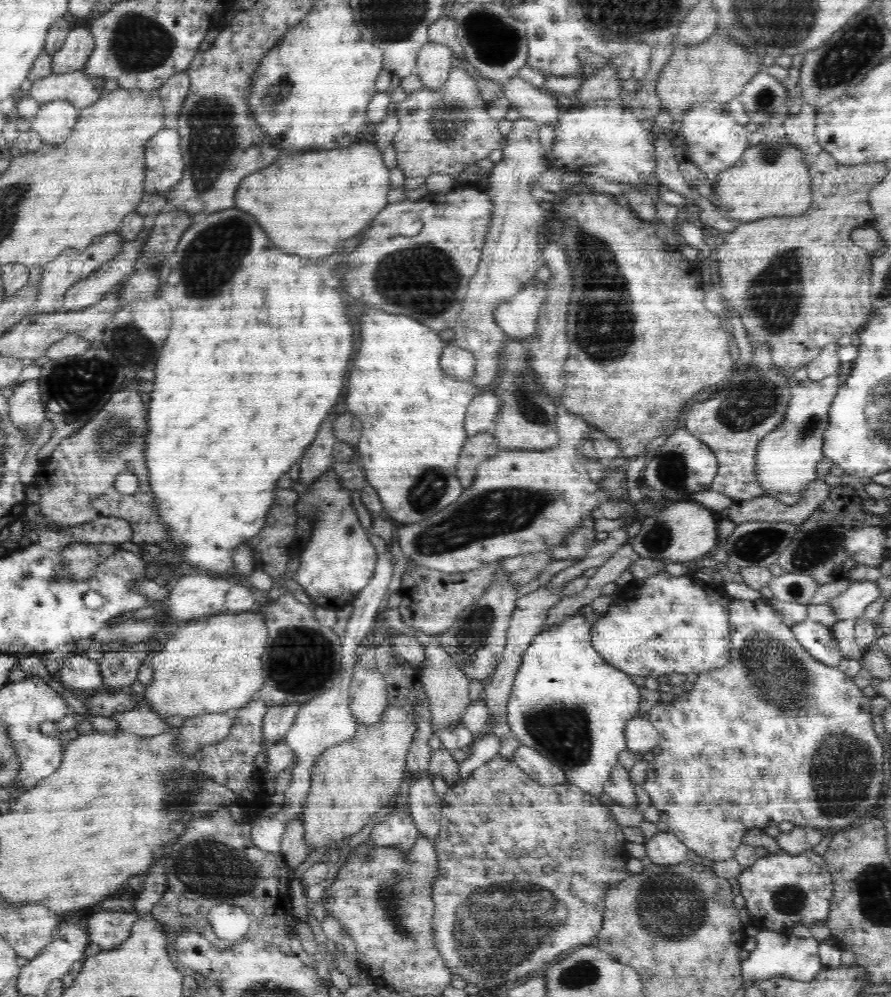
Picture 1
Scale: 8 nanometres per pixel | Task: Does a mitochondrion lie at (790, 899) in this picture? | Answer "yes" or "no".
yes

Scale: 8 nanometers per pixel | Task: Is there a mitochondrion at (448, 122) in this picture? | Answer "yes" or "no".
yes

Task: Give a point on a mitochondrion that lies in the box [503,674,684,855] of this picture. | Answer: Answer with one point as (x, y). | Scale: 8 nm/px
(562, 728)

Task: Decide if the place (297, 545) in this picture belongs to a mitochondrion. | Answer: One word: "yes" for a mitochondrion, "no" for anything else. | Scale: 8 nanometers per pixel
no

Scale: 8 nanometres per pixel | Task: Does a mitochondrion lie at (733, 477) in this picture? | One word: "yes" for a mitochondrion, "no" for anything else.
no

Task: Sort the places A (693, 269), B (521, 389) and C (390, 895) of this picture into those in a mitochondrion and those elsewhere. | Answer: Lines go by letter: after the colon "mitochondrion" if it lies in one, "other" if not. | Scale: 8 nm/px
A: other
B: mitochondrion
C: mitochondrion

